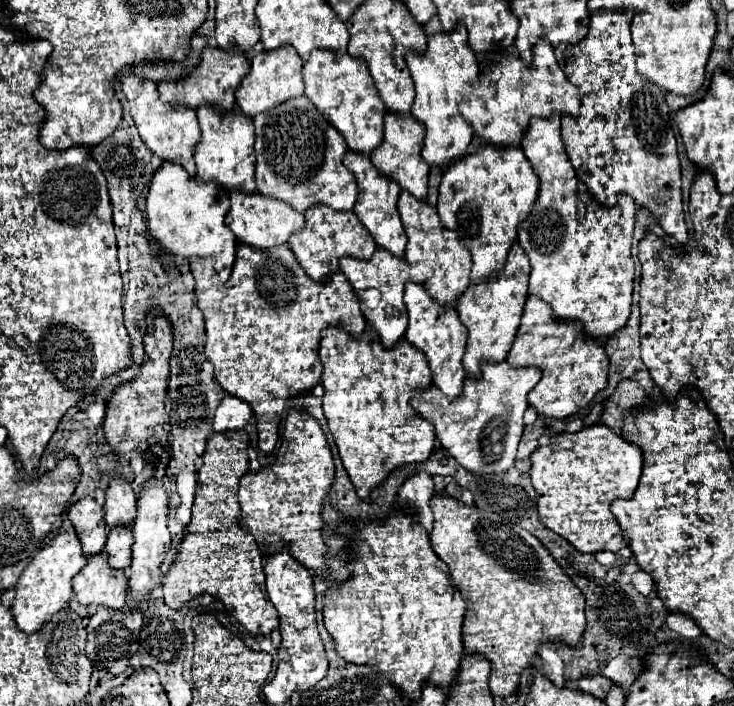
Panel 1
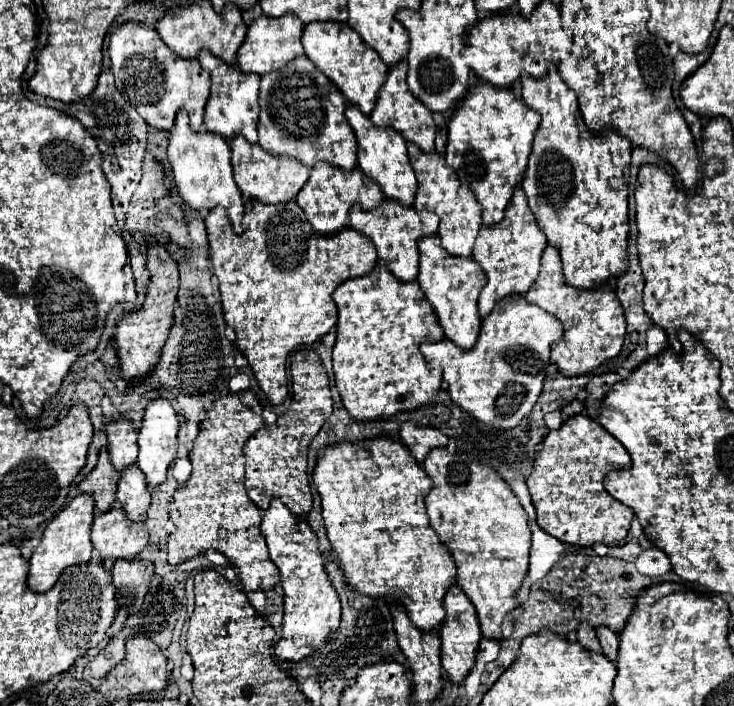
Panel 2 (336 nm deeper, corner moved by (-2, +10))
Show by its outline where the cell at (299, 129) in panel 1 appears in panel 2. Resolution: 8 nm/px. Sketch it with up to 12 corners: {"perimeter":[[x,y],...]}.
{"perimeter":[[302,54],[262,76],[258,144],[356,168],[342,92]]}

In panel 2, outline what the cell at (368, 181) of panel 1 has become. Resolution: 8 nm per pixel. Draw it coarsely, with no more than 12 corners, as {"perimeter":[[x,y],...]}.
{"perimeter":[[356,106],[358,166],[386,198],[412,206],[418,184],[406,140]]}

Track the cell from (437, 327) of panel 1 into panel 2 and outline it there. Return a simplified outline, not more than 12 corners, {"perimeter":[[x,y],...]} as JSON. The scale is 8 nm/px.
{"perimeter":[[418,240],[418,282],[446,338],[470,350],[480,334],[486,274],[448,254]]}

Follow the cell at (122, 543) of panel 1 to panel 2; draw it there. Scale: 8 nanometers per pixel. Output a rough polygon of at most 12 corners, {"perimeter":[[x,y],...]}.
{"perimeter":[[136,464],[120,472],[116,500],[130,520],[150,506],[146,476]]}

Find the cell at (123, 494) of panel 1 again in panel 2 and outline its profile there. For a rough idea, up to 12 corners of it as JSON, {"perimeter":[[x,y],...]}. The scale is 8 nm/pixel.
{"perimeter":[[128,418],[106,420],[116,470],[136,462],[136,428]]}

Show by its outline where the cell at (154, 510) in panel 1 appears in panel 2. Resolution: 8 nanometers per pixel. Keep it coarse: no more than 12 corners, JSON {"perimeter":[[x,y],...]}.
{"perimeter":[[152,400],[138,432],[136,464],[154,490],[178,450],[178,416]]}

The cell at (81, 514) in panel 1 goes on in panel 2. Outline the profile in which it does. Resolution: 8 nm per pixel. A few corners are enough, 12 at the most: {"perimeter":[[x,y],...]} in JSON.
{"perimeter":[[102,448],[96,468],[78,490],[96,498],[106,512],[116,500],[120,472]]}

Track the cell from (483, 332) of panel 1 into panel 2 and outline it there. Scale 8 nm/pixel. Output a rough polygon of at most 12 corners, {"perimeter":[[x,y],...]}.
{"perimeter":[[522,186],[504,220],[482,224],[474,260],[478,308],[526,294],[548,246]]}

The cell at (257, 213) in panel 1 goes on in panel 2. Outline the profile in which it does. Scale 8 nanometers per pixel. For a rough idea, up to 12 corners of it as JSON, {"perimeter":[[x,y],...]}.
{"perimeter":[[236,136],[232,166],[244,200],[290,202],[310,168]]}

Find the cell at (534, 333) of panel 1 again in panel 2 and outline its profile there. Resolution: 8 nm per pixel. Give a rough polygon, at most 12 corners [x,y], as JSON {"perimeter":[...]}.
{"perimeter":[[544,250],[524,298],[564,336],[550,362],[592,372],[618,356],[626,318],[614,288],[566,284],[560,252]]}

